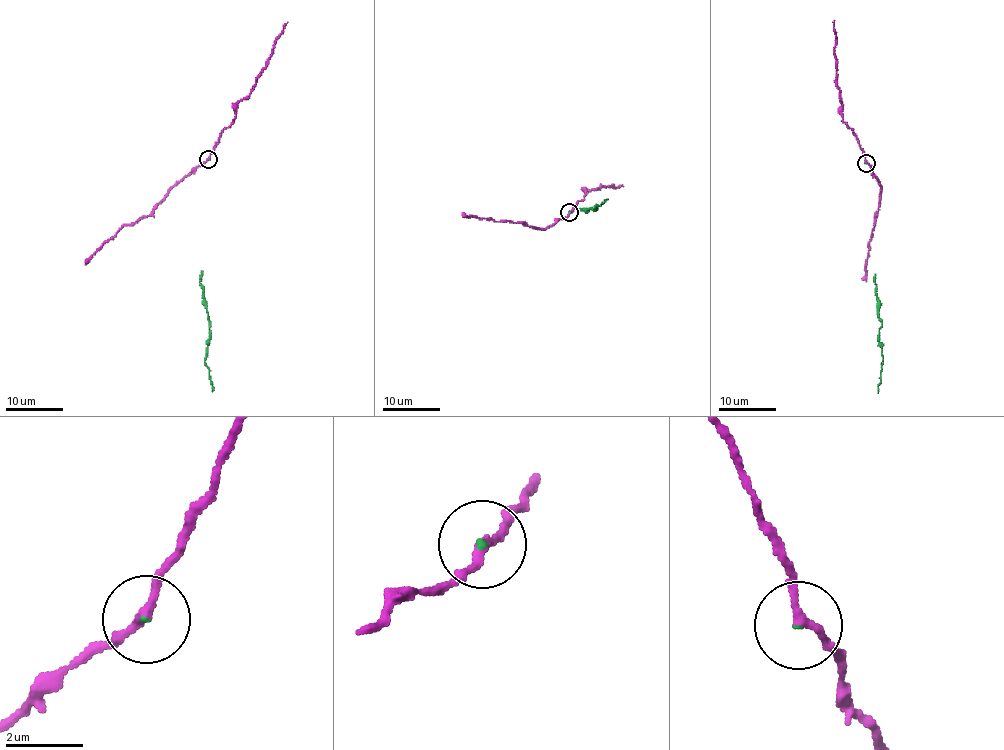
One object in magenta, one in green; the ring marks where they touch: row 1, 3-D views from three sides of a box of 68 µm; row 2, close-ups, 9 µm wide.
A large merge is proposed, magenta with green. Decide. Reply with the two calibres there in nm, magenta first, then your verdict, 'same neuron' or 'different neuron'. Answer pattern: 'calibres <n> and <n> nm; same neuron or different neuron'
calibres 200 and 60 nm; same neuron

